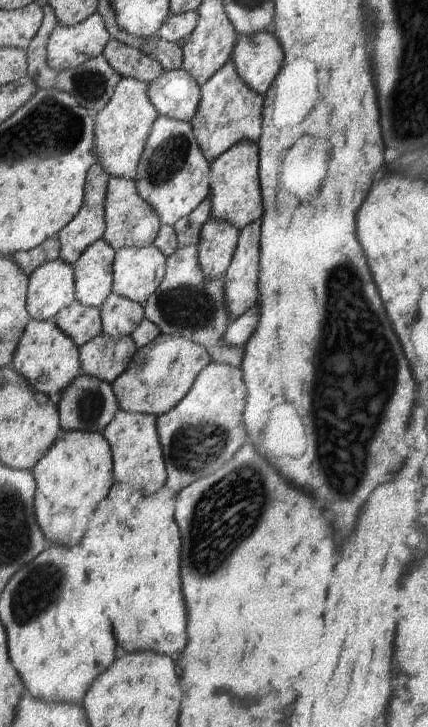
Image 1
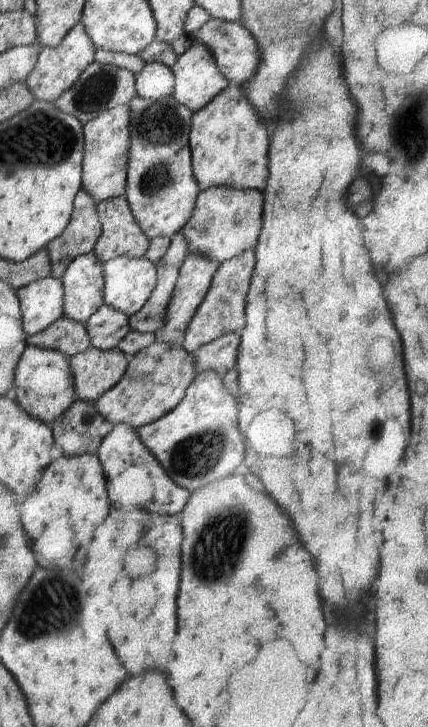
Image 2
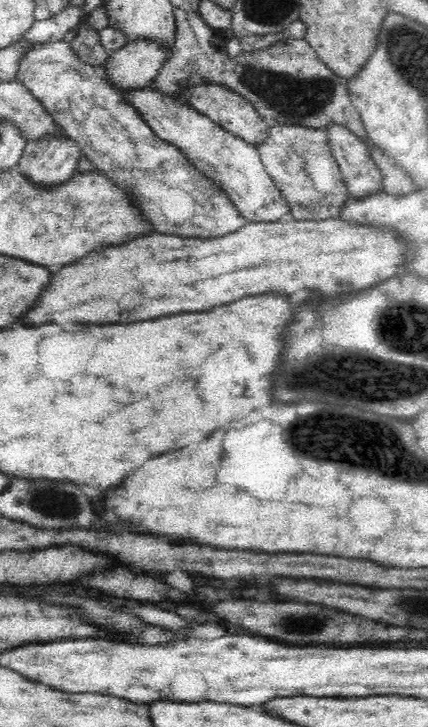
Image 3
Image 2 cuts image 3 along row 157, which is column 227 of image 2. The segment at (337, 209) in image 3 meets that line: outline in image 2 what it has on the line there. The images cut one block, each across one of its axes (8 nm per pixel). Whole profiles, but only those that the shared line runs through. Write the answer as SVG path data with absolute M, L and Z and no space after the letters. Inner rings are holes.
M254 249L243 252L238 257L224 262L220 265L218 273L214 276L210 292L207 293L206 300L195 313L194 320L191 321L190 329L187 330L186 341L183 342L191 354L202 346L207 346L223 336L242 331L246 328L246 308L248 294L255 267L258 265L256 251Z

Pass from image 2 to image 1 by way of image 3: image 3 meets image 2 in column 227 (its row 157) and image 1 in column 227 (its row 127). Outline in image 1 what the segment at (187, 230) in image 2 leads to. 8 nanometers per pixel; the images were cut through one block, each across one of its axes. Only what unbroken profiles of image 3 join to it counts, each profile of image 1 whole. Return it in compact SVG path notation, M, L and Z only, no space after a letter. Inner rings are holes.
M243 140L235 144L235 148L216 158L211 163L210 187L210 194L213 194L211 219L225 220L243 232L247 226L263 217L265 204L260 185L259 145Z

